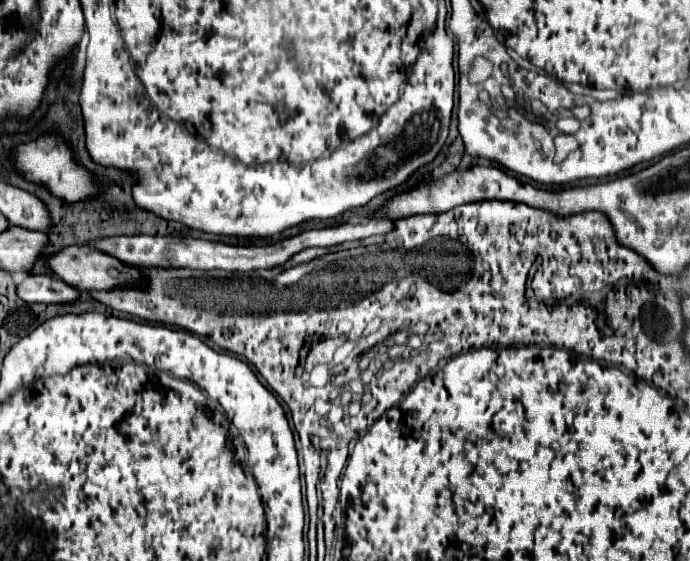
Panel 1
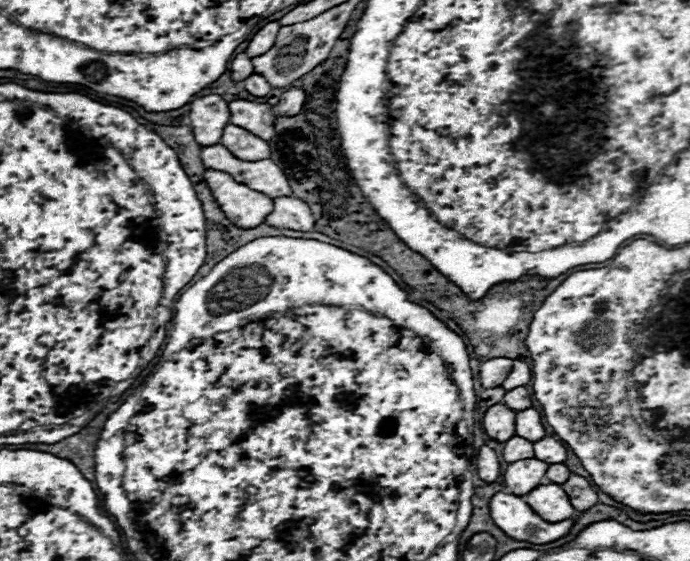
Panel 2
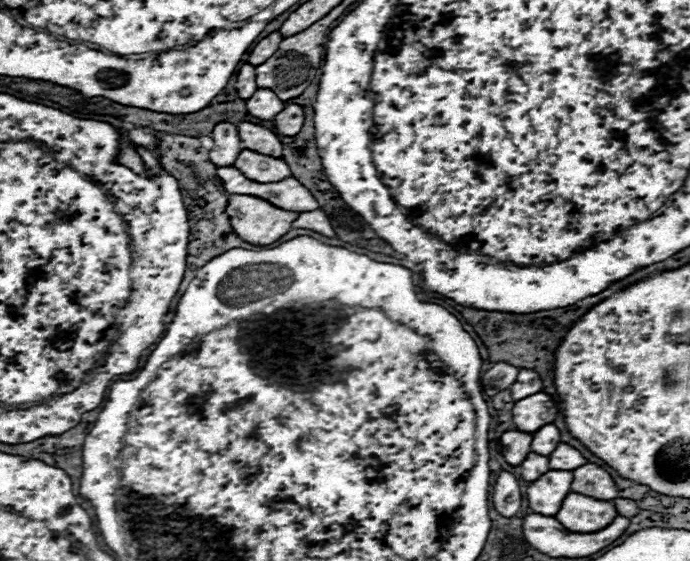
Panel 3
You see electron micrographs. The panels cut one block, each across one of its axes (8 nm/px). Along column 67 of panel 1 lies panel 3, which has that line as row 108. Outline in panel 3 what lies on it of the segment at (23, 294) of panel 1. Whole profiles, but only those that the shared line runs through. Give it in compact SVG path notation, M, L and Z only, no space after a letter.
M286 104L282 112L278 112L274 116L274 124L276 130L284 136L294 136L300 132L302 124L304 124L304 110L298 104Z

